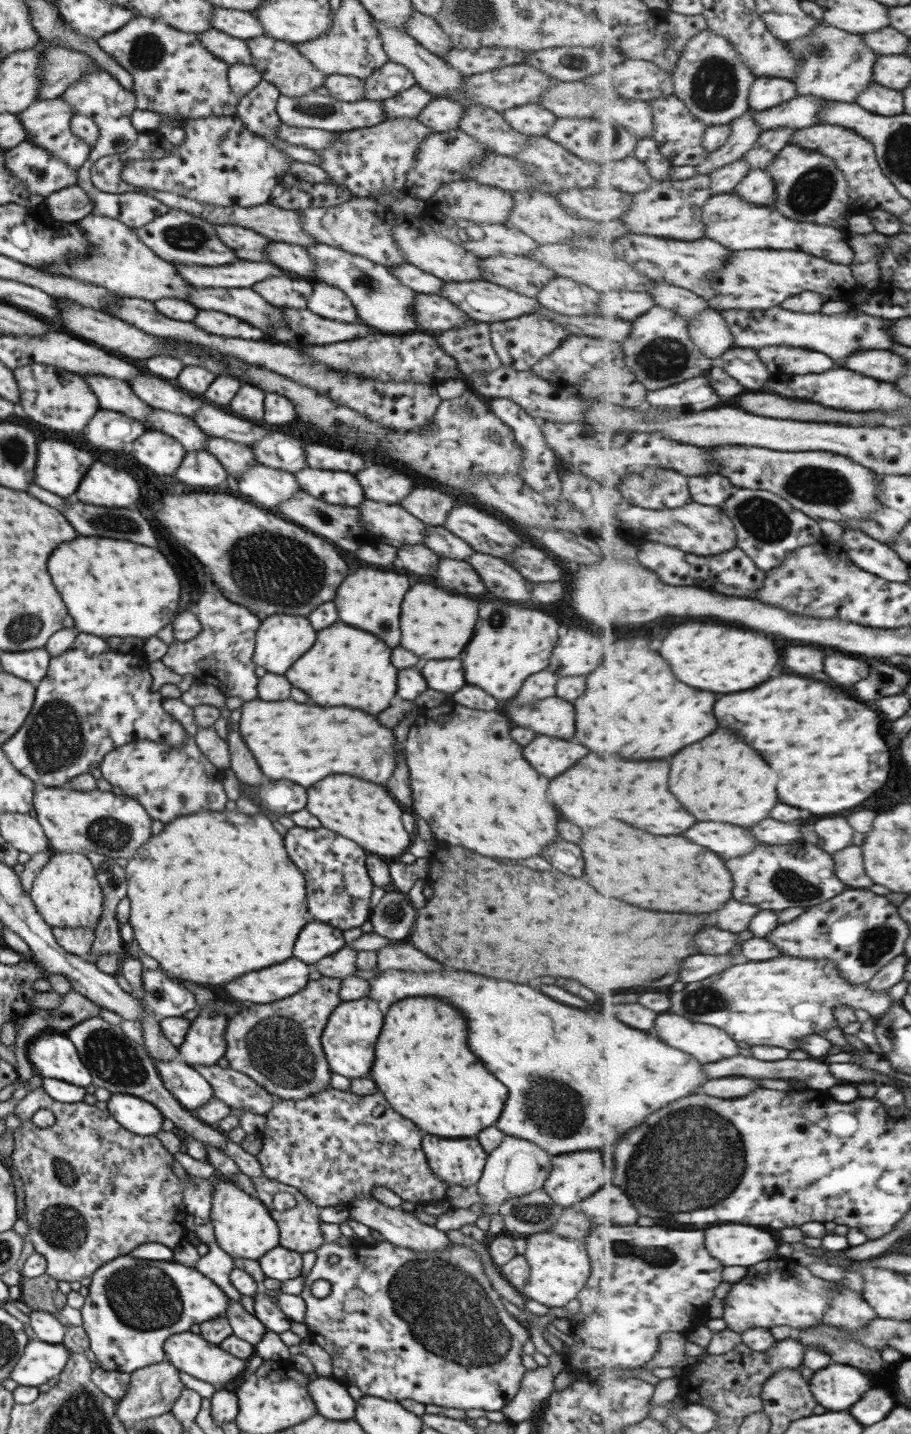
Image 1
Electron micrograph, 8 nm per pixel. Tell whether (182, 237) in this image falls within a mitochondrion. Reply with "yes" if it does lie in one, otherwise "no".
yes

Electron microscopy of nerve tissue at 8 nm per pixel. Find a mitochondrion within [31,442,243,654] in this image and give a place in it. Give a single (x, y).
(106, 522)

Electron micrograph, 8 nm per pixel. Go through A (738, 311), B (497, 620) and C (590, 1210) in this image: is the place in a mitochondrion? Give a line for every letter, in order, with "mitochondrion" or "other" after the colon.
A: other
B: mitochondrion
C: other

